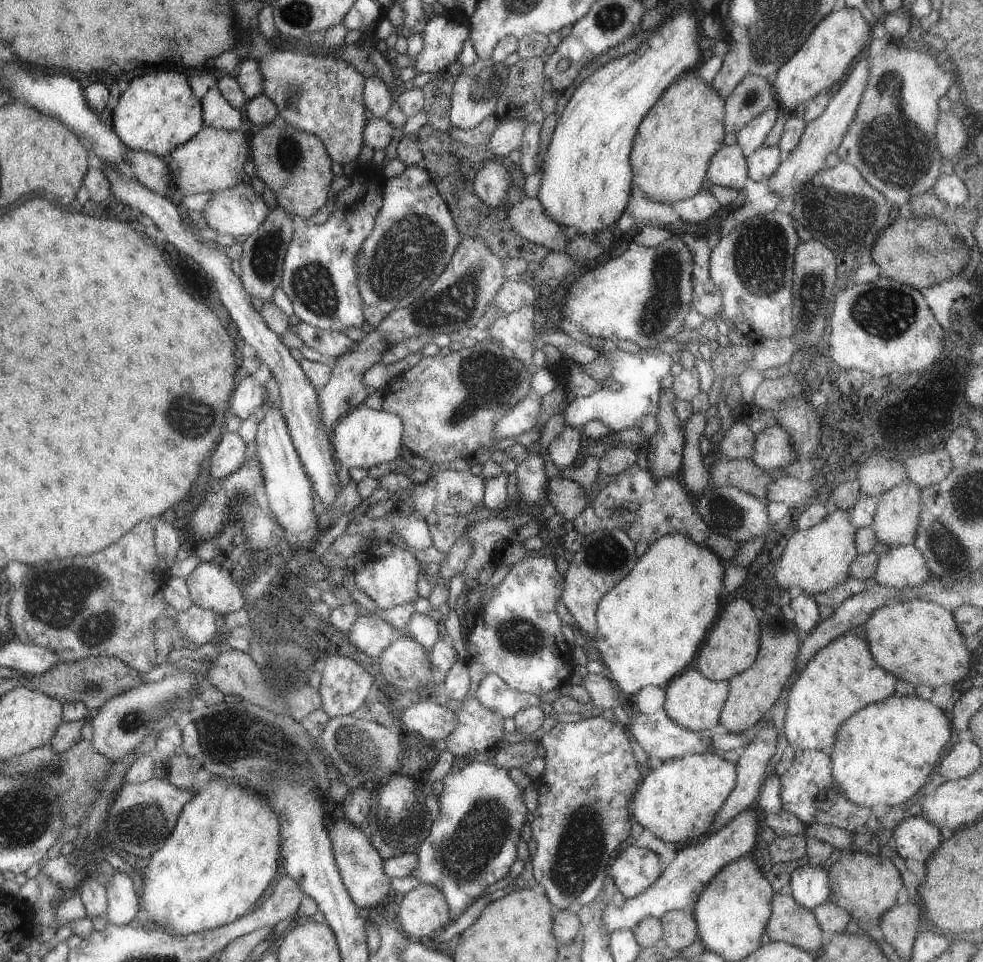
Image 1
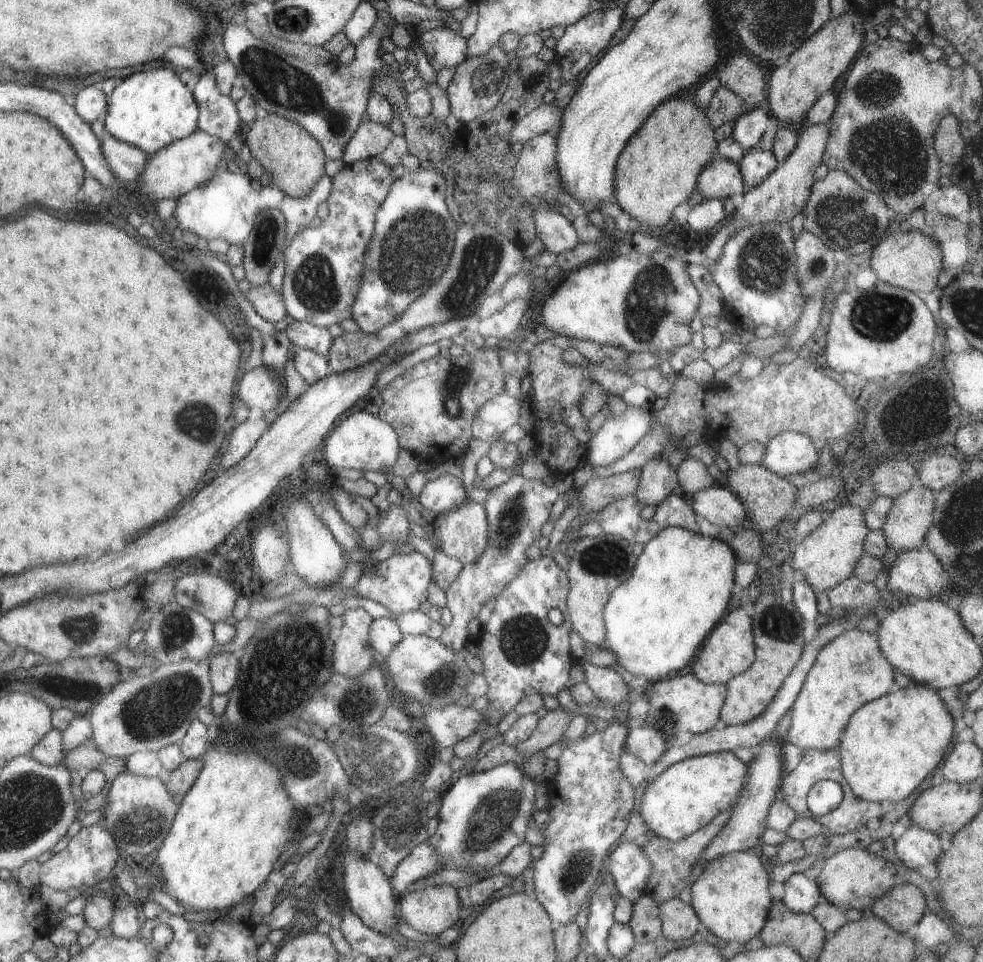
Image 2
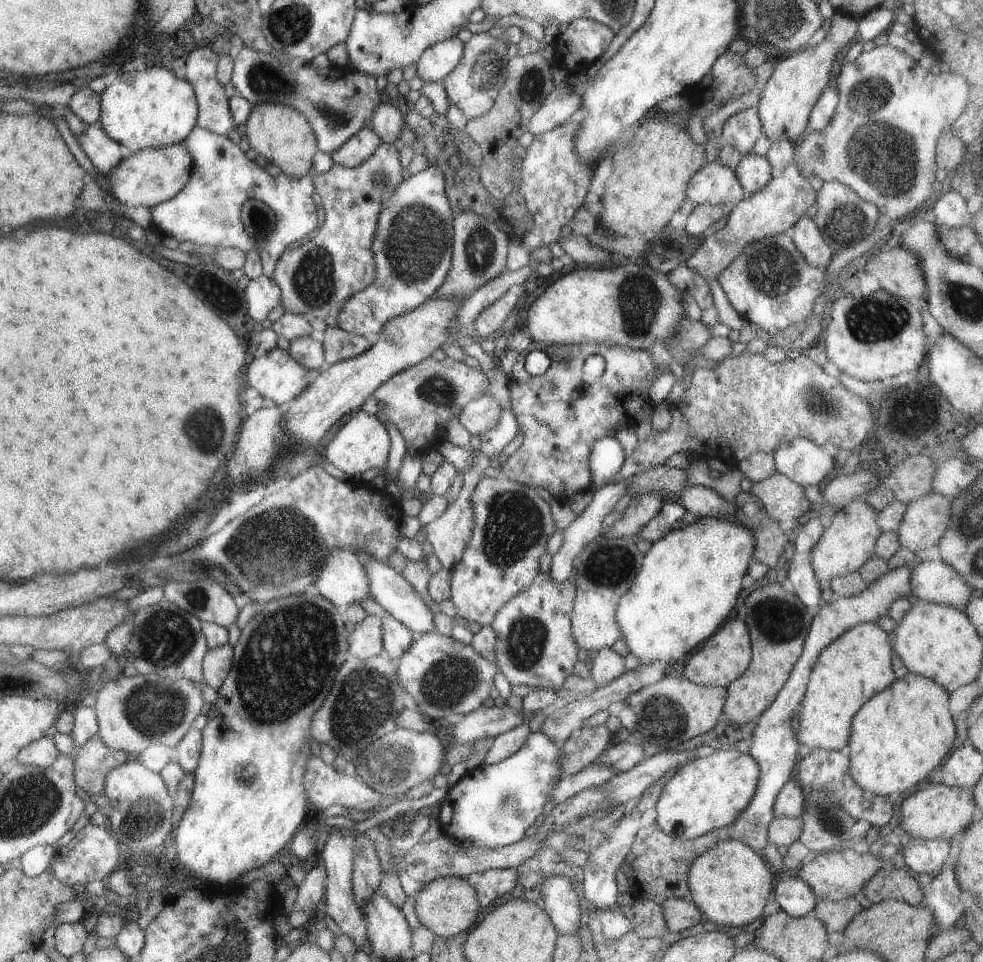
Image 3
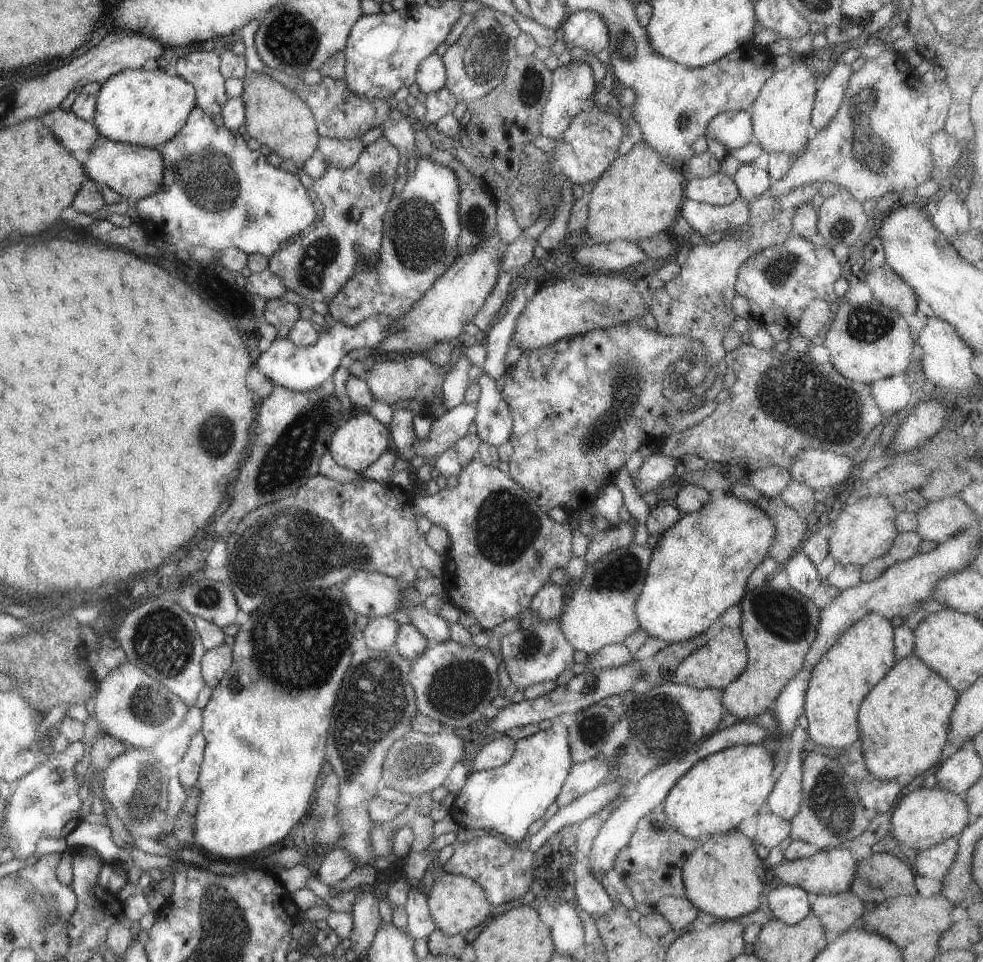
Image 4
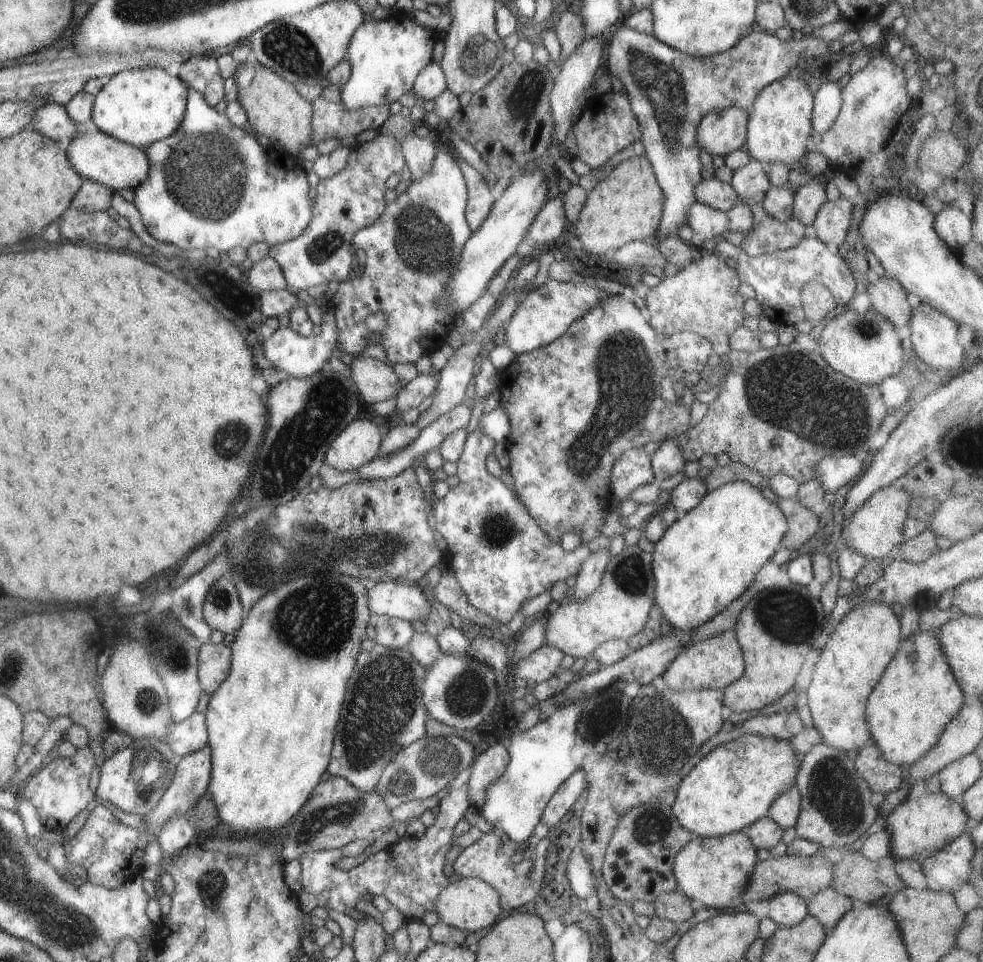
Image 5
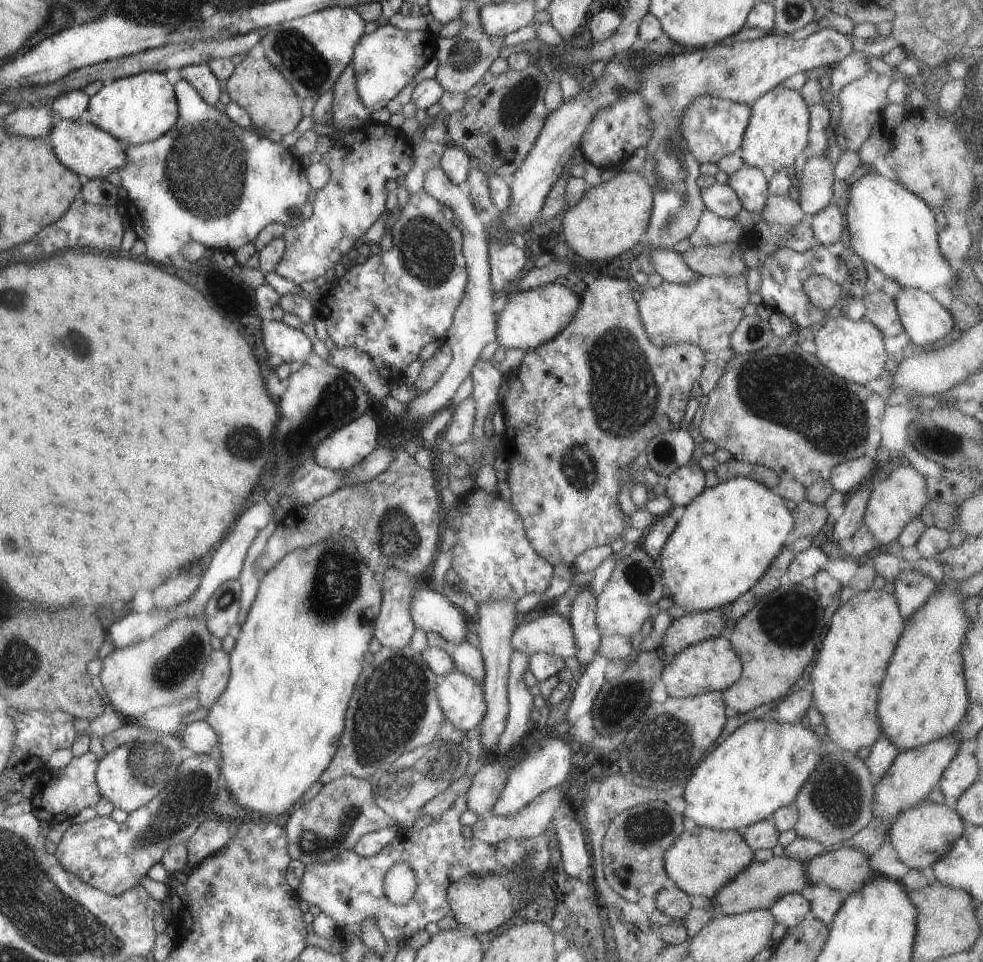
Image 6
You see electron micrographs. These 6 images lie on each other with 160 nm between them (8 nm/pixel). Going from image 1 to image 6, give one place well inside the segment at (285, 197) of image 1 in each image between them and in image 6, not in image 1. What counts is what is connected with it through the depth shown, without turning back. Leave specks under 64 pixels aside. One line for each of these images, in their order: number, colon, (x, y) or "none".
2: (294, 160)
3: (281, 134)
4: (274, 116)
5: (273, 108)
6: (255, 85)

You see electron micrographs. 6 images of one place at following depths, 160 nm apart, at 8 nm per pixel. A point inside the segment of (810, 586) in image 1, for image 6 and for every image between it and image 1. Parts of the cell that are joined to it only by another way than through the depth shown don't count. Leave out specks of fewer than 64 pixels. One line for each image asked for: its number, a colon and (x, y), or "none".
2: (826, 556)
3: (849, 540)
4: (864, 530)
5: (875, 527)
6: (897, 498)

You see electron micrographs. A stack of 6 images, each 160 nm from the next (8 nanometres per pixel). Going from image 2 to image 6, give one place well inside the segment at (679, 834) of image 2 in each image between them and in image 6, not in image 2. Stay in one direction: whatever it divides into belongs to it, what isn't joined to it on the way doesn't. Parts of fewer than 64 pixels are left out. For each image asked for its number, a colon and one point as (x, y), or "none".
3: (704, 794)
4: (715, 794)
5: (733, 785)
6: (762, 765)

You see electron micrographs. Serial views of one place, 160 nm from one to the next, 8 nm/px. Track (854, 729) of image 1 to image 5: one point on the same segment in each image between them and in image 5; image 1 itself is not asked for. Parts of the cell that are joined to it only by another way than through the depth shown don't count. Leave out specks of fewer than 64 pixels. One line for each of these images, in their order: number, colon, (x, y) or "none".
2: (889, 745)
3: (900, 734)
4: (903, 720)
5: (916, 695)

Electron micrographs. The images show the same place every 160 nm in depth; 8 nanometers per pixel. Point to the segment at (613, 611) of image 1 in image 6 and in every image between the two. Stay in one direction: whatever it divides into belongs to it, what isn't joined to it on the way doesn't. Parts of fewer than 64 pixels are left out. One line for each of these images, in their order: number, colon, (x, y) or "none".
2: (655, 622)
3: (688, 581)
4: (699, 566)
5: (705, 559)
6: (728, 535)

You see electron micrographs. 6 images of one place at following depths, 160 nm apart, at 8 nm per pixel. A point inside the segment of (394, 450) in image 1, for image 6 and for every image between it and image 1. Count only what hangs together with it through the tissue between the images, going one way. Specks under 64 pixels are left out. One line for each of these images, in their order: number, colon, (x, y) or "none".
2: (363, 442)
3: (362, 443)
4: (355, 444)
5: (356, 444)
6: (349, 444)

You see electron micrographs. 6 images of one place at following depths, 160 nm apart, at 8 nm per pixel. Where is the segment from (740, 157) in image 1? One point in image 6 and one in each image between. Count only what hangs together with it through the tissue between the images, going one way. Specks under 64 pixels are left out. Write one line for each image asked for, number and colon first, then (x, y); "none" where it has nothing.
2: (720, 179)
3: (715, 184)
4: (716, 189)
5: (711, 192)
6: (719, 198)

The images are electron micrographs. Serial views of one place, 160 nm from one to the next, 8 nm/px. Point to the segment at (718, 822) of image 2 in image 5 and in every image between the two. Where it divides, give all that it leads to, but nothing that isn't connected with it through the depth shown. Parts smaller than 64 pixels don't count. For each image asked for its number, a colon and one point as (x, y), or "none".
3: (656, 865)
4: (649, 864)
5: (638, 862)

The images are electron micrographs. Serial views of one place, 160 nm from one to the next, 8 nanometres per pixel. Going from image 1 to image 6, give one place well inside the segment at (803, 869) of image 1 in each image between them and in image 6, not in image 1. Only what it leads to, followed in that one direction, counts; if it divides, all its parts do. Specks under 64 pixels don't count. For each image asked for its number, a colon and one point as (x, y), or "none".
2: (800, 895)
3: (795, 898)
4: (789, 904)
5: (786, 909)
6: (789, 910)

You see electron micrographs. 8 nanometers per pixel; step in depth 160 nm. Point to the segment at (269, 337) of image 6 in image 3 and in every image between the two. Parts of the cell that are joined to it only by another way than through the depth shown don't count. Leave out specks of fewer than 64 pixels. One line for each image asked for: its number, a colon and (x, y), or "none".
3: (277, 377)
4: (297, 368)
5: (297, 356)

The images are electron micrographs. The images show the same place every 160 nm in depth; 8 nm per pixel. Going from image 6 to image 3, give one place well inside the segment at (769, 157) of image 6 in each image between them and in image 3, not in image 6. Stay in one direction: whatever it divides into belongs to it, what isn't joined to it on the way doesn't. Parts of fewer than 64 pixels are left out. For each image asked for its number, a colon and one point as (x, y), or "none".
3: (784, 103)
4: (780, 112)
5: (778, 126)

